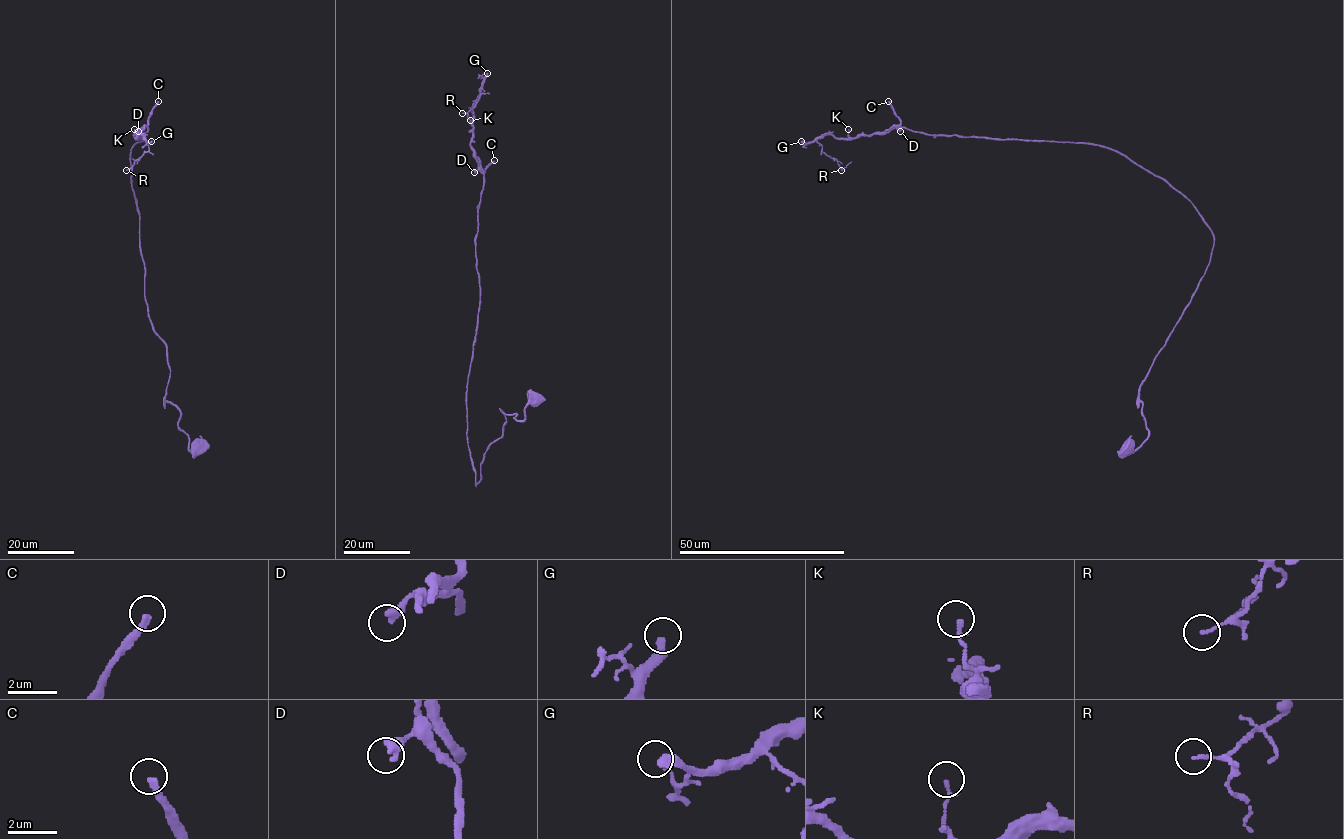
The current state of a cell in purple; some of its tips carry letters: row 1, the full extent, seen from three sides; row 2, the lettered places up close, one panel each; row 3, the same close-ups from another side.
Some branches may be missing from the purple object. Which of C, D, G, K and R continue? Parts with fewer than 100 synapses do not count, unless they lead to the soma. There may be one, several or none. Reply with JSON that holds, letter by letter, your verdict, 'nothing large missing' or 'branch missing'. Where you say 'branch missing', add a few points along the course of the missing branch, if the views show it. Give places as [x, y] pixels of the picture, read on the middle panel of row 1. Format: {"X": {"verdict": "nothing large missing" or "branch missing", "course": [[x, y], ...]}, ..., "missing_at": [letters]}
{"C": {"verdict": "branch missing"}, "D": {"verdict": "nothing large missing"}, "G": {"verdict": "branch missing", "course": [[487, 73], [486, 63], [472, 62], [451, 67], [395, 64], [375, 55], [368, 37], [370, 32], [375, 40]]}, "K": {"verdict": "nothing large missing"}, "R": {"verdict": "nothing large missing"}, "missing_at": ["C", "G"]}

